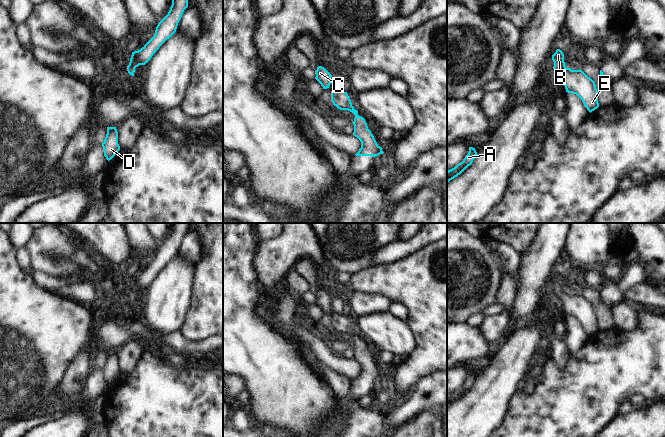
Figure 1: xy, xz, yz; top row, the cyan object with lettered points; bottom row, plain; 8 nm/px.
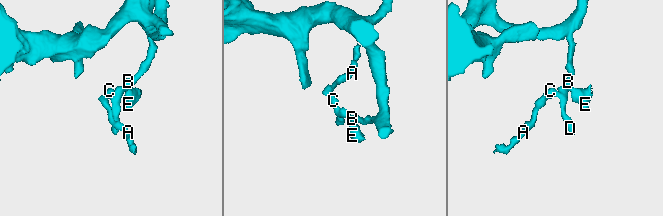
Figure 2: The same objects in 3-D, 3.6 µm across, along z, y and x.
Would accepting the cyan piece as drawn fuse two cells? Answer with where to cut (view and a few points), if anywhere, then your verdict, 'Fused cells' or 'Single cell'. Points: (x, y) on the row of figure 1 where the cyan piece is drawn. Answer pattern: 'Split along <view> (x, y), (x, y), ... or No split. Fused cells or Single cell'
No split. Single cell

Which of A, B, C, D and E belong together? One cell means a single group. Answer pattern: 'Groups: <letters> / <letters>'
Groups: A B C D E

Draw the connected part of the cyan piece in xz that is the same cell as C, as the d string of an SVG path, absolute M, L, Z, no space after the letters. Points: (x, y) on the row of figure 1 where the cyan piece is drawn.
M322 66L317 67L315 74L315 79L321 84L323 89L329 88L332 75Z

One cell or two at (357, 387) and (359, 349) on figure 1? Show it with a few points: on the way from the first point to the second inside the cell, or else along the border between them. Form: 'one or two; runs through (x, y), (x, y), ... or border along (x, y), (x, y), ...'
one; runs through (365, 378), (365, 360), (363, 358)

